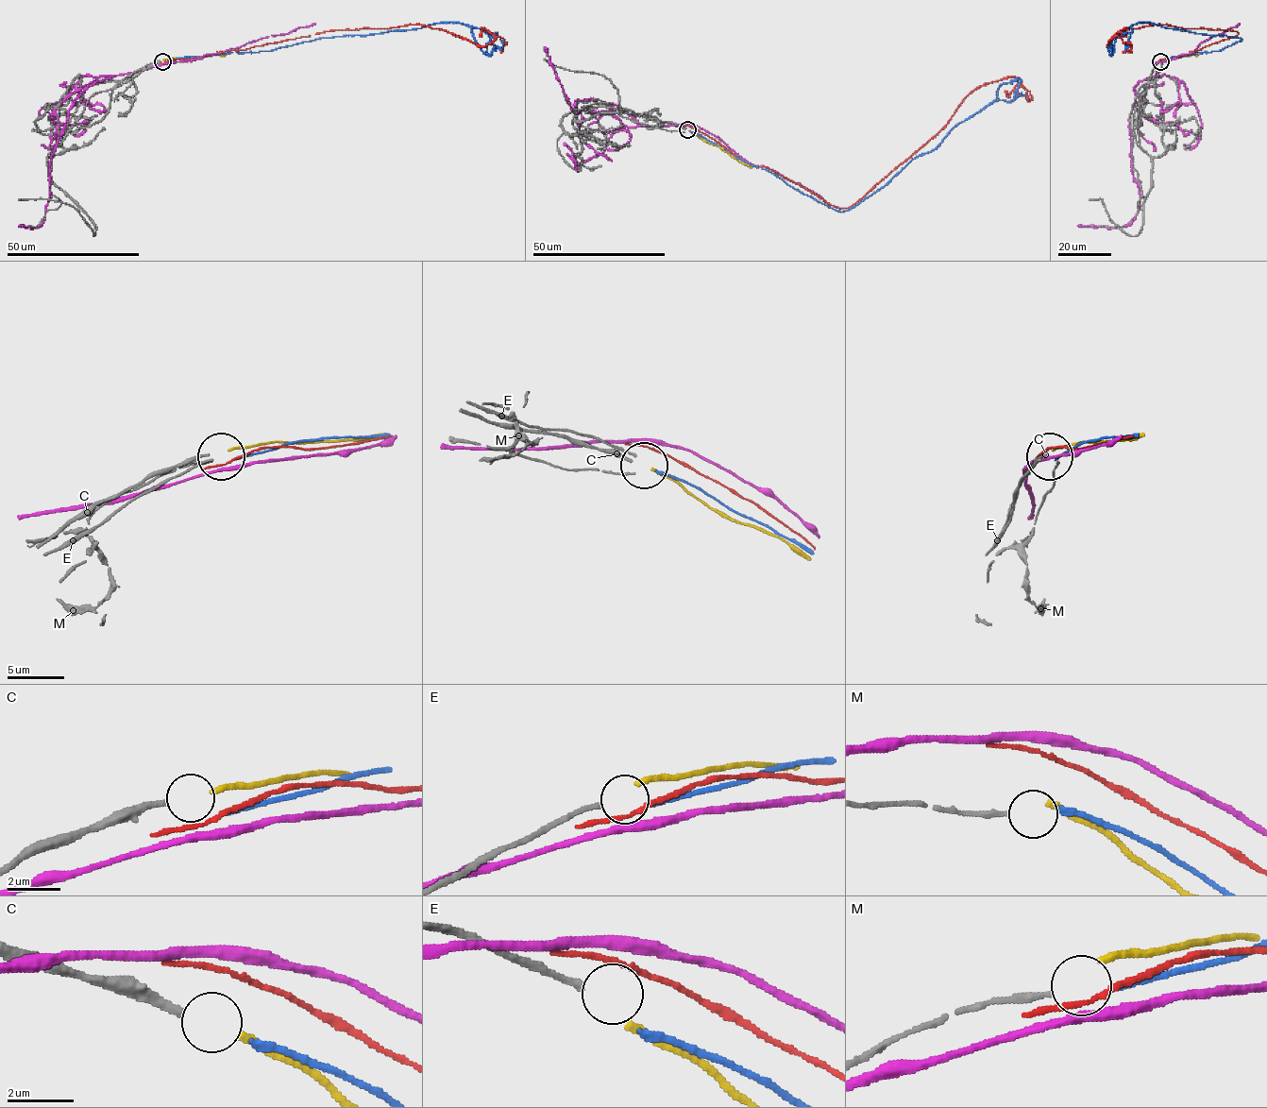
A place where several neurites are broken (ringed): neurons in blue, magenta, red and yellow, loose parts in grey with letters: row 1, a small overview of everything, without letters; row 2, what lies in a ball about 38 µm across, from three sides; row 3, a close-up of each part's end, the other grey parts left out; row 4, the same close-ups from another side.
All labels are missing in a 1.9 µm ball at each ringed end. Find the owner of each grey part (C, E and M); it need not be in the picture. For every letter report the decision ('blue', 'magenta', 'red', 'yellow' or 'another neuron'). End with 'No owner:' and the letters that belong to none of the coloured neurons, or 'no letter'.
C: yellow
E: another neuron
M: blue
No owner: E

